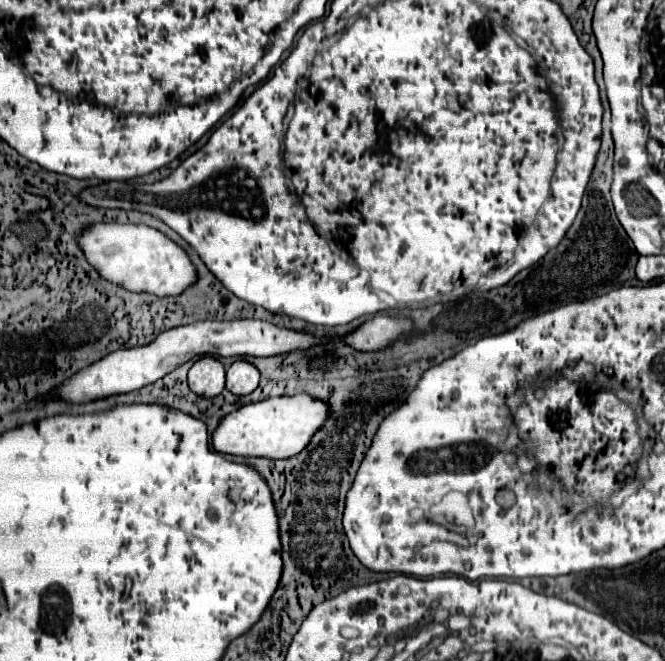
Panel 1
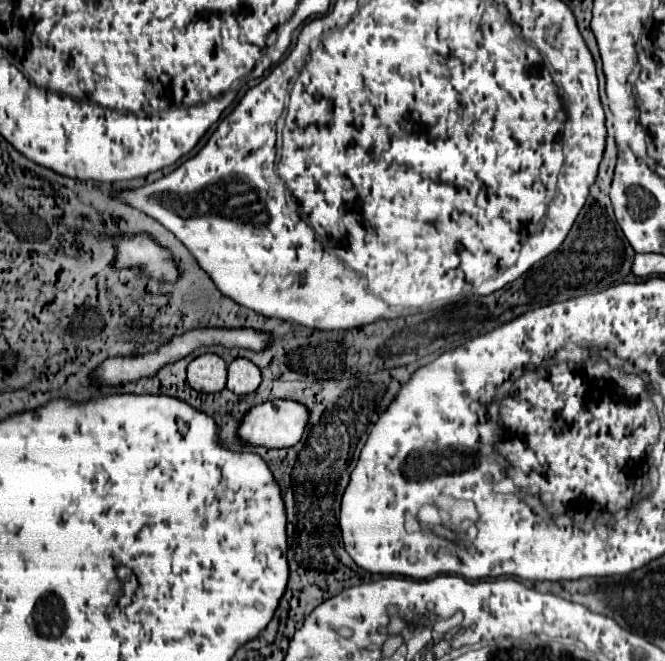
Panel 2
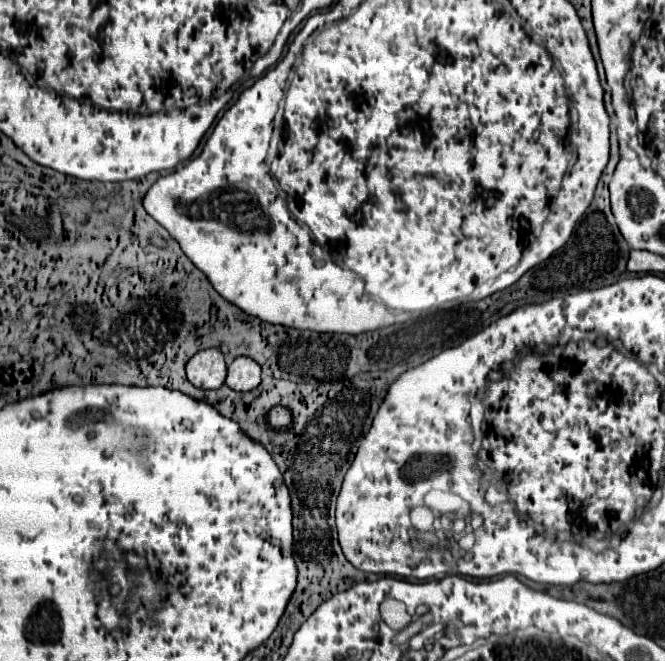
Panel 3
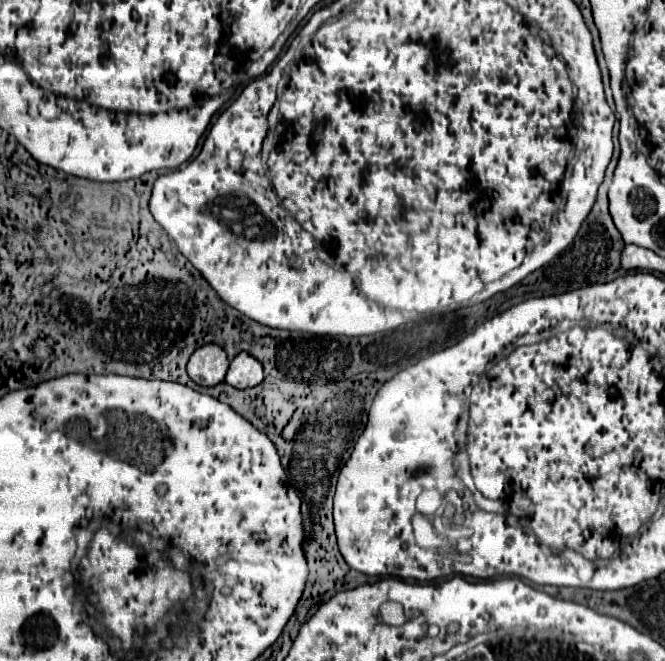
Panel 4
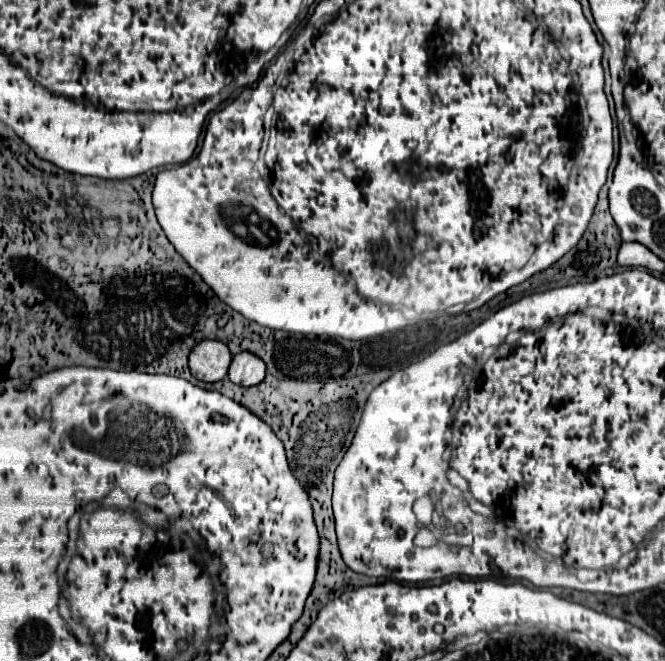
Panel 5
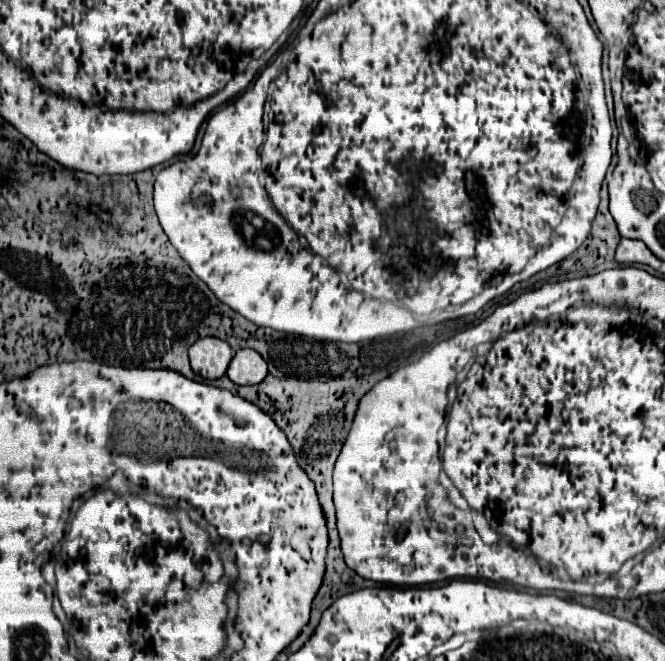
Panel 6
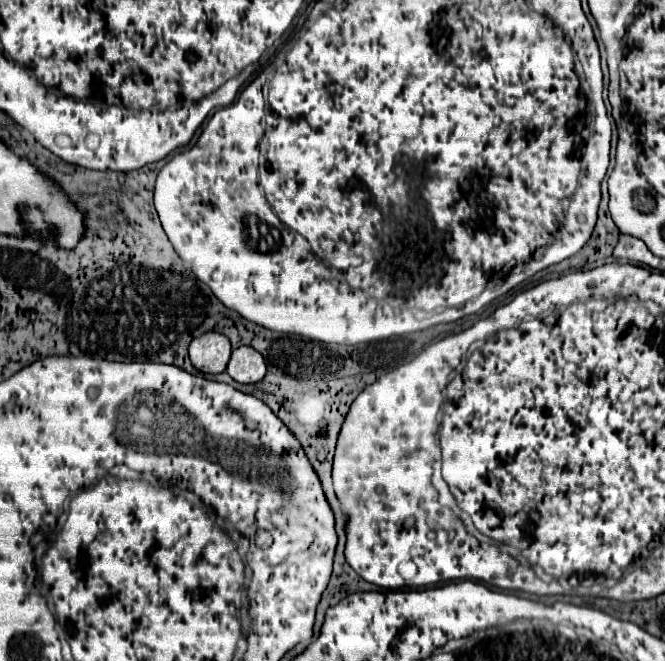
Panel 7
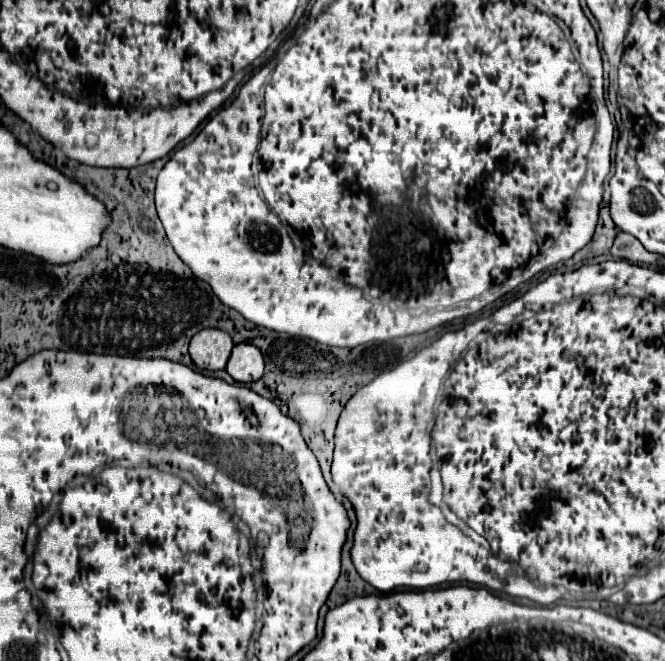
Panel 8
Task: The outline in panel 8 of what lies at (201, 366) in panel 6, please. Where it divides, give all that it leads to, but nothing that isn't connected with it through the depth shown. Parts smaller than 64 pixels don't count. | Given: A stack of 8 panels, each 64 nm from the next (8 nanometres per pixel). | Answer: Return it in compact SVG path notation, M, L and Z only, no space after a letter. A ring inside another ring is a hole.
M206 328L190 340L190 358L202 370L224 370L232 346L232 338L226 332Z

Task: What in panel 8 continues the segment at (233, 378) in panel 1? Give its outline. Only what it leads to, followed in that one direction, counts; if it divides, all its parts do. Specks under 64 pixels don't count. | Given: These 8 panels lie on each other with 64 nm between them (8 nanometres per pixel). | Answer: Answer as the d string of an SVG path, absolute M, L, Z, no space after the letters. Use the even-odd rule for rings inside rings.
M238 344L232 350L232 356L228 360L226 370L236 382L260 380L264 374L262 352L256 350L252 344Z

